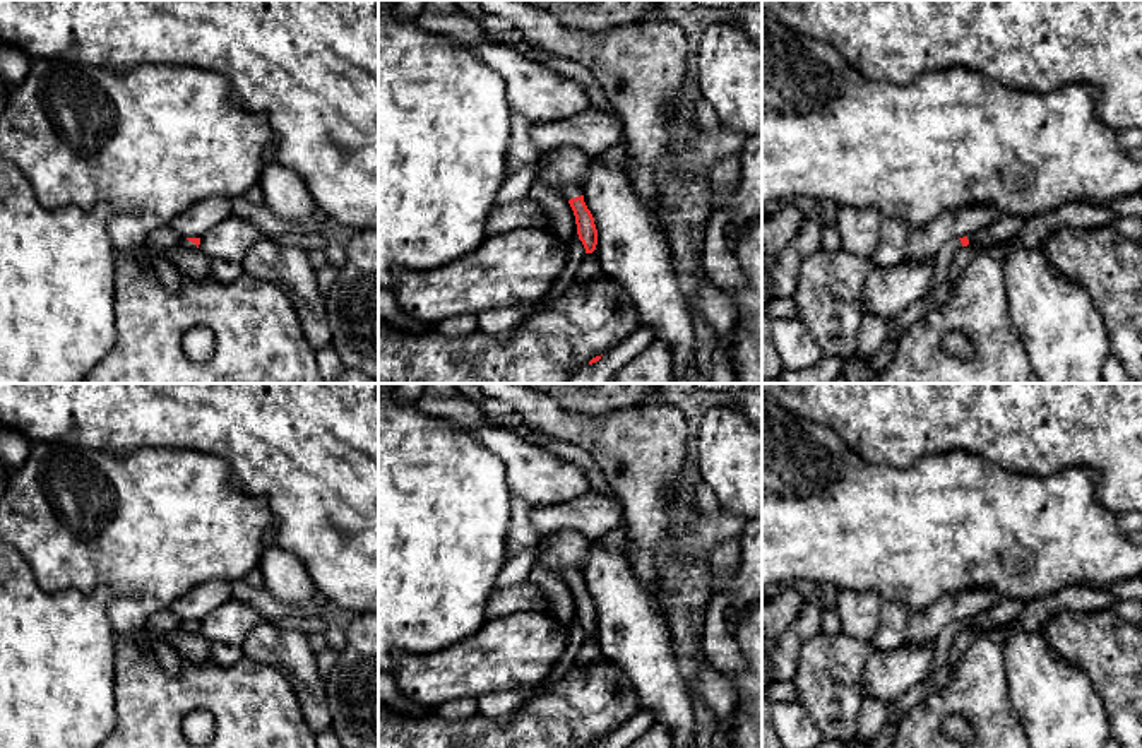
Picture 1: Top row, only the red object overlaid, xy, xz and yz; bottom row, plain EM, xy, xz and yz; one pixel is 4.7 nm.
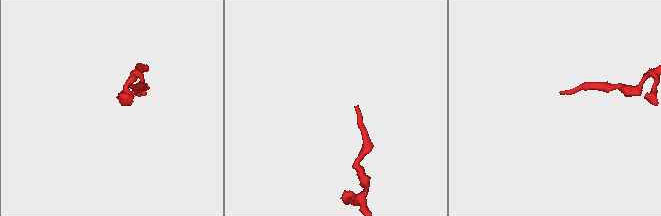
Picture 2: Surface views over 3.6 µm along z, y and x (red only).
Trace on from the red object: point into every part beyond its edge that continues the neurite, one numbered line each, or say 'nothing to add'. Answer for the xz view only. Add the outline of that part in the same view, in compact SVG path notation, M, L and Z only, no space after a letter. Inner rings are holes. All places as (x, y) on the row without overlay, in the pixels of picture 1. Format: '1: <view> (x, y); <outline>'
1: xz (569, 575); M562 568L562 570L556 570L555 573L558 573L567 584L582 579L582 573L579 568Z

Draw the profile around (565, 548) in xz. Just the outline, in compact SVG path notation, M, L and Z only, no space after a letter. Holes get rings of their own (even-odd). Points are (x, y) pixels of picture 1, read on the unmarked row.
M562 529L551 536L546 536L539 541L541 556L539 565L556 572L562 568L582 568L591 539L575 532L574 529Z

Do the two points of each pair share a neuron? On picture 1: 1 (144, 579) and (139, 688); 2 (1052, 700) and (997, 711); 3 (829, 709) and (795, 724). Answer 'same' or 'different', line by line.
1: different
2: different
3: different

